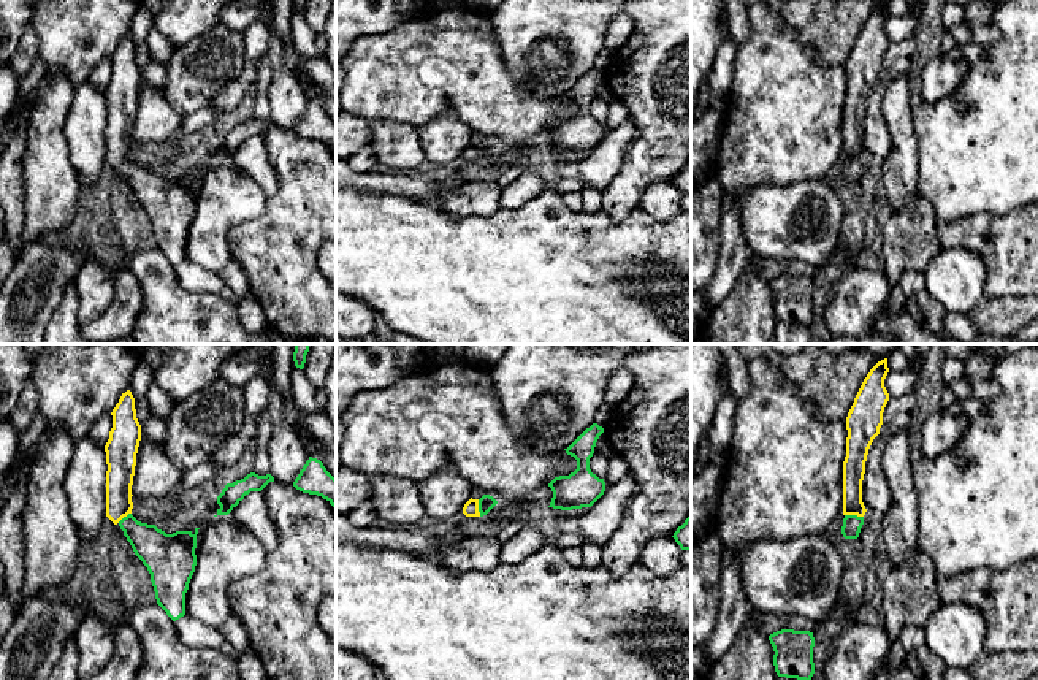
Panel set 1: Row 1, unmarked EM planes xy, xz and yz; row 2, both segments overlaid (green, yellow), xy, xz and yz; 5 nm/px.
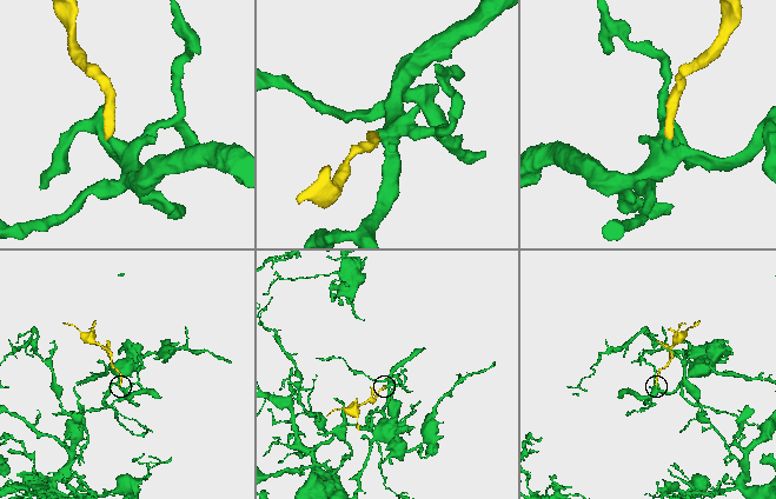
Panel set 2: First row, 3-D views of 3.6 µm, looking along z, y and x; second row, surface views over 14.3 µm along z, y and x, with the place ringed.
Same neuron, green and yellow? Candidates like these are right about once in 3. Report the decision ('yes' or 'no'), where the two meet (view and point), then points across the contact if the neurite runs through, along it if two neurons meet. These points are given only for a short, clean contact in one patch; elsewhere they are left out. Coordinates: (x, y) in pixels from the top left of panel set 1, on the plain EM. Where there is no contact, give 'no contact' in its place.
yes; contact yz (854, 160); way yz (851, 171), (854, 160), (853, 111)

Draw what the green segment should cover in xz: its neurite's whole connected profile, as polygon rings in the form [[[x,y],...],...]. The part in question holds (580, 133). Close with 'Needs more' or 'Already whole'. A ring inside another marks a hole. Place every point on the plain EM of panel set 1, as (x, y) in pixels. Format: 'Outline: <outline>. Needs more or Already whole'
Outline: [[[593,68],[566,95],[577,105],[577,114],[569,120],[555,122],[548,132],[553,143],[548,152],[572,155],[591,152],[605,136],[604,124],[599,124],[590,114],[590,103],[594,98],[596,87],[604,73]]]. Already whole

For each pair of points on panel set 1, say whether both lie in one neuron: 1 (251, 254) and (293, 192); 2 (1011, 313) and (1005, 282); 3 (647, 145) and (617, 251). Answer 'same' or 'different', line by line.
1: same
2: different
3: different

